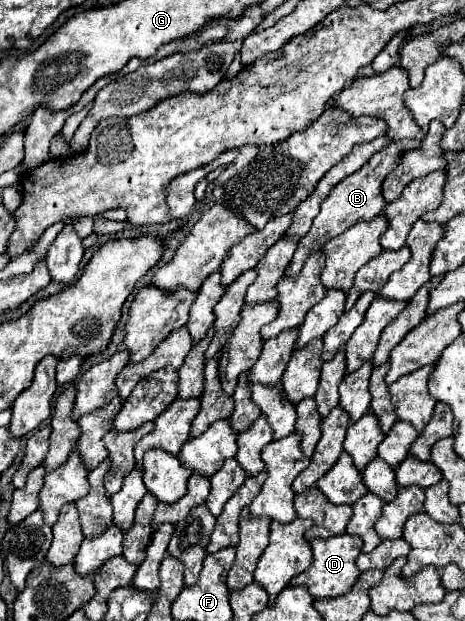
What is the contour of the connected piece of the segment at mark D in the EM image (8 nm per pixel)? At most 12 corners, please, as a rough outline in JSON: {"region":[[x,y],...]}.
{"region":[[349,533],[313,539],[313,563],[291,585],[315,599],[347,593],[363,541]]}

